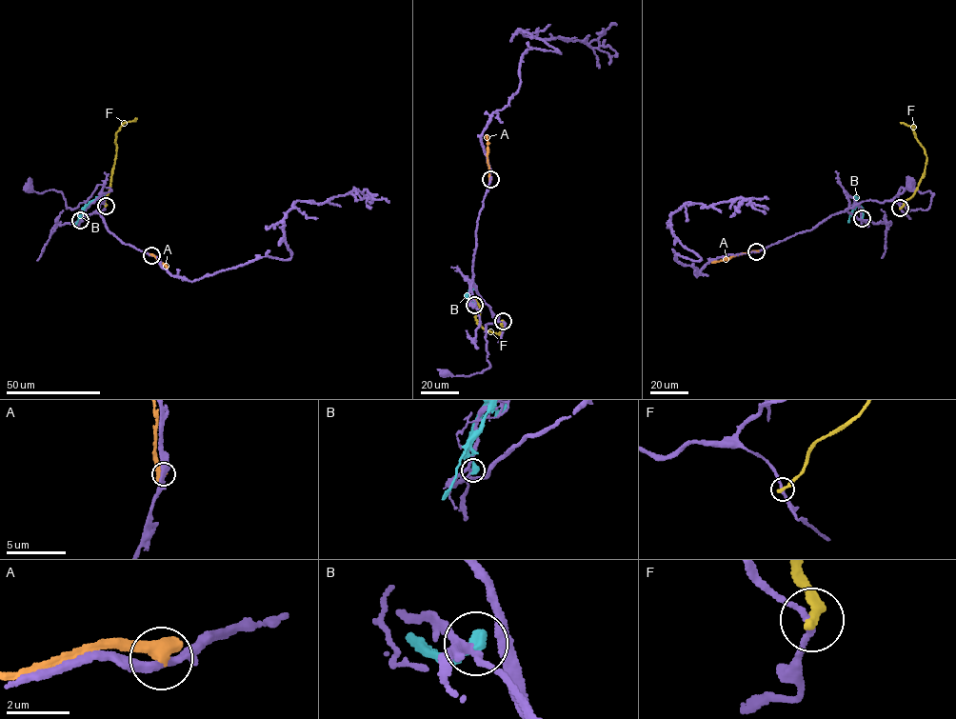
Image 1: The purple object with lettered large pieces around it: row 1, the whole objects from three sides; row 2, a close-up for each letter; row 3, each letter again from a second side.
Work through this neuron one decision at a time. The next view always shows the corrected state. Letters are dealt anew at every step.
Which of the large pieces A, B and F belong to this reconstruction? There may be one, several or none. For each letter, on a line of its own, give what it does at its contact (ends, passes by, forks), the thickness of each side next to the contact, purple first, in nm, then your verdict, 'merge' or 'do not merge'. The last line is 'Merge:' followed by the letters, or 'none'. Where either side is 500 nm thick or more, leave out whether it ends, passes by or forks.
A: calibres 360 and 600 nm; do not merge
B: it ends; calibres 240 and 440 nm; do not merge
F: it ends; calibres 180 and 320 nm; do not merge
Merge: none

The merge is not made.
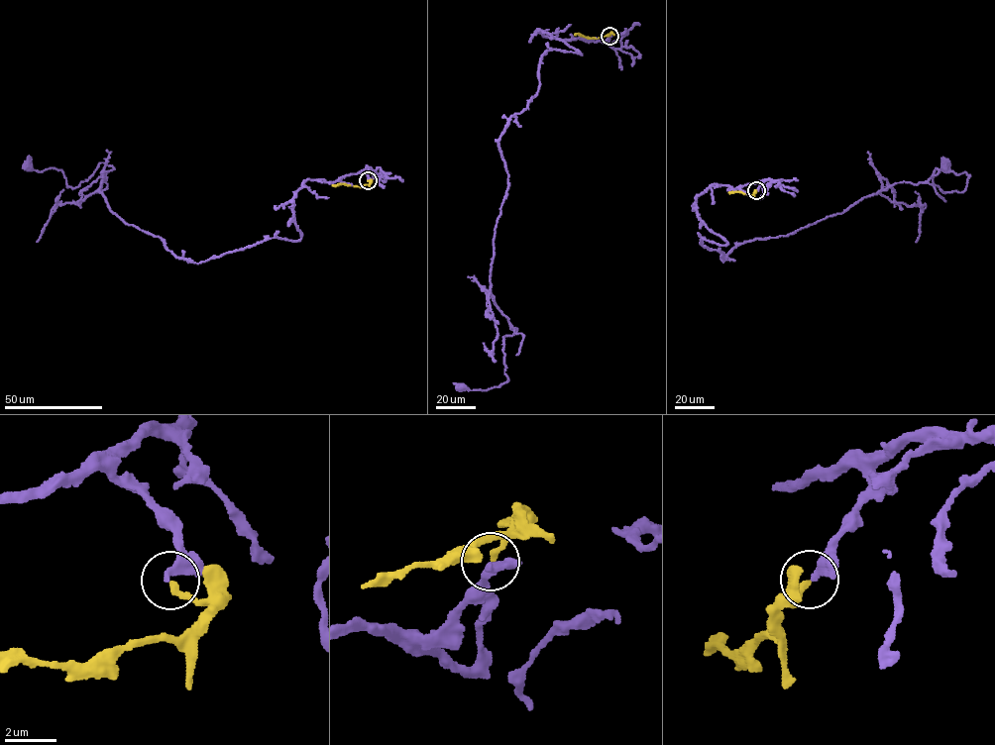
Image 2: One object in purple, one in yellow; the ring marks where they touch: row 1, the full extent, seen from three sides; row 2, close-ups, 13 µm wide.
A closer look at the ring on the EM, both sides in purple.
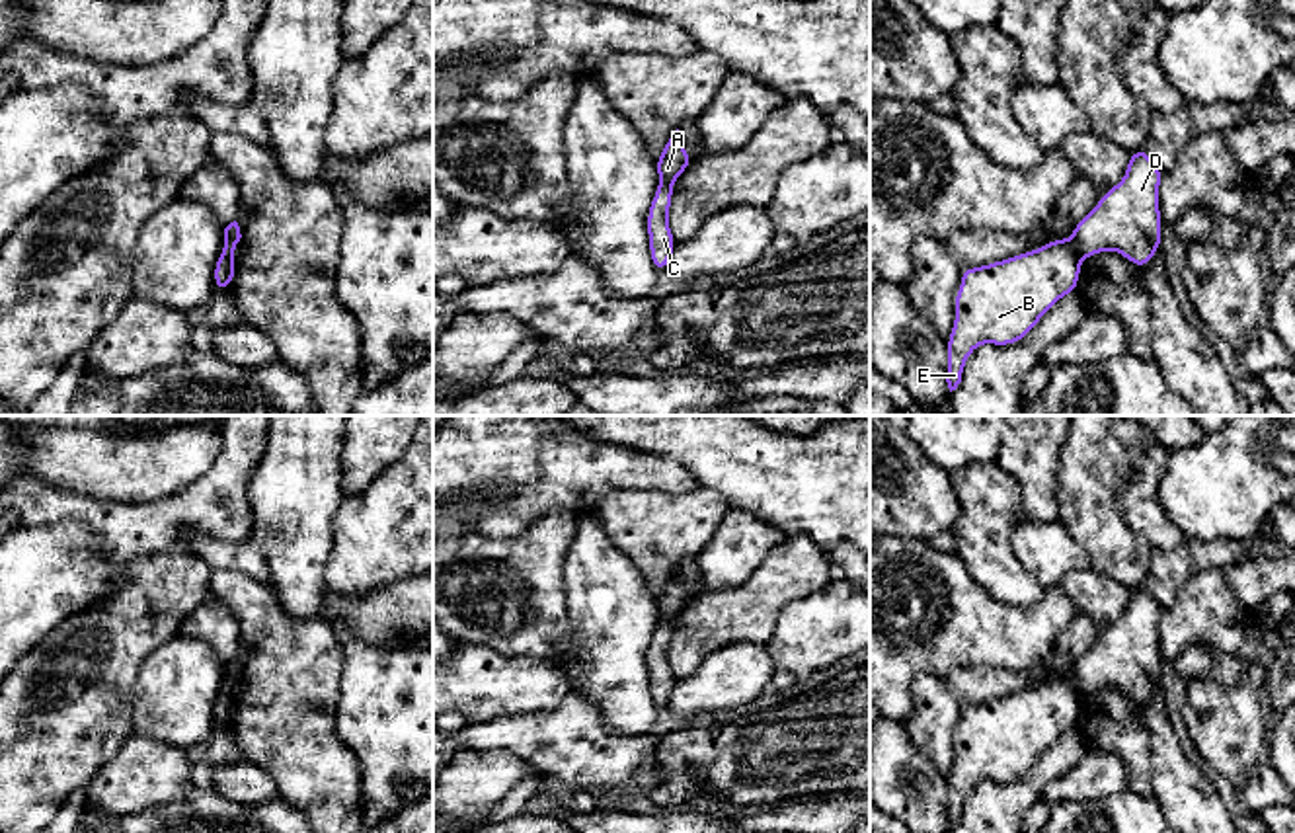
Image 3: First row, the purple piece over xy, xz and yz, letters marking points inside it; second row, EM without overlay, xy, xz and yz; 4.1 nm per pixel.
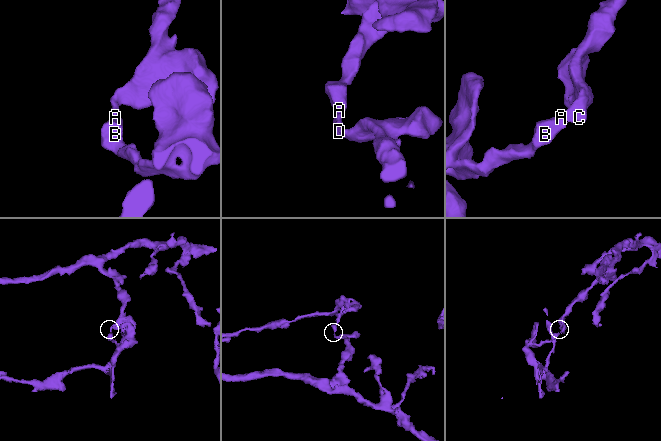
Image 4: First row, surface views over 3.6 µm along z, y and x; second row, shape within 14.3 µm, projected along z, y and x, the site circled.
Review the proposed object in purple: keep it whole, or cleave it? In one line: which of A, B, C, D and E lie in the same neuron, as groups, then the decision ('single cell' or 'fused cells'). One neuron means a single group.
groups A B E / C D; fused cells

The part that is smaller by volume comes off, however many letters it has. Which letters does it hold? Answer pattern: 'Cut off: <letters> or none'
Cut off: A, B, E

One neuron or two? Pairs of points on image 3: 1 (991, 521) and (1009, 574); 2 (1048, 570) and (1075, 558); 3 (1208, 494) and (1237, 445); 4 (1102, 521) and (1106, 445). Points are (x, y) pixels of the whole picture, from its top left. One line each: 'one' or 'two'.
1: one
2: one
3: one
4: one

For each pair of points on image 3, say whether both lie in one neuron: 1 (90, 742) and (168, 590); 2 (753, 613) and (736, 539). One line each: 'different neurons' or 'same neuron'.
1: same neuron
2: different neurons

